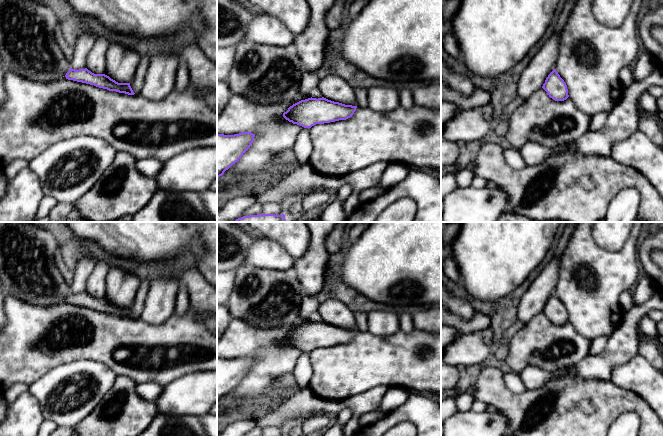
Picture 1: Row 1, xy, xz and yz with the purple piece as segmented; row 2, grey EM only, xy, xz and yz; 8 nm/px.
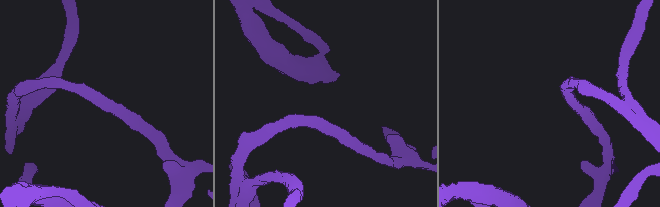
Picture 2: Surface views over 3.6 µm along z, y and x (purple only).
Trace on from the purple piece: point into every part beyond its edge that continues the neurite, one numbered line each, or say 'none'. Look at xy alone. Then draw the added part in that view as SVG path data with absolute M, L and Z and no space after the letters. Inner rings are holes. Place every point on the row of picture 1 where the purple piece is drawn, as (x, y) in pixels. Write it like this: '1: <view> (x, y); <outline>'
1: xy (121, 63); M112 42L106 52L105 75L118 83L130 83L135 75L141 56L124 46Z

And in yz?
1: yz (533, 77); M562 32L550 37L521 73L517 96L523 101L541 89L548 75L555 69L561 37Z

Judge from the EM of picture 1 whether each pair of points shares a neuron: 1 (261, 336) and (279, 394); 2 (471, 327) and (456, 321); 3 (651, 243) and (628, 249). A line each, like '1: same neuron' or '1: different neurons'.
1: different neurons
2: same neuron
3: different neurons

